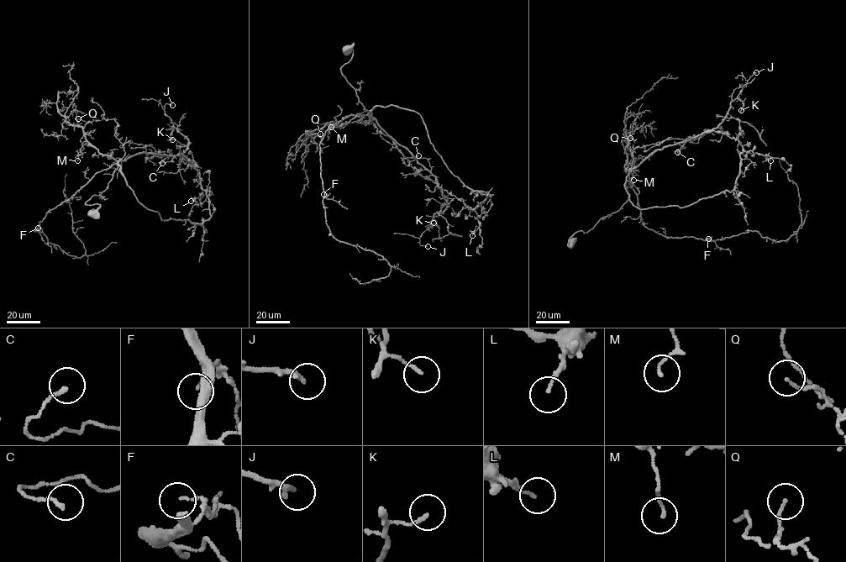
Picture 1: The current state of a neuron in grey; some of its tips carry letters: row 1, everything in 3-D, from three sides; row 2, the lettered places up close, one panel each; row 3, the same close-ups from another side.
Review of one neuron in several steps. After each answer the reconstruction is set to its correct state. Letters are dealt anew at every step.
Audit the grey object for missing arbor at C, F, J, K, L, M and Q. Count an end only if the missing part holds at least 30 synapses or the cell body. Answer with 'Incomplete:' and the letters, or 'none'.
Incomplete: none

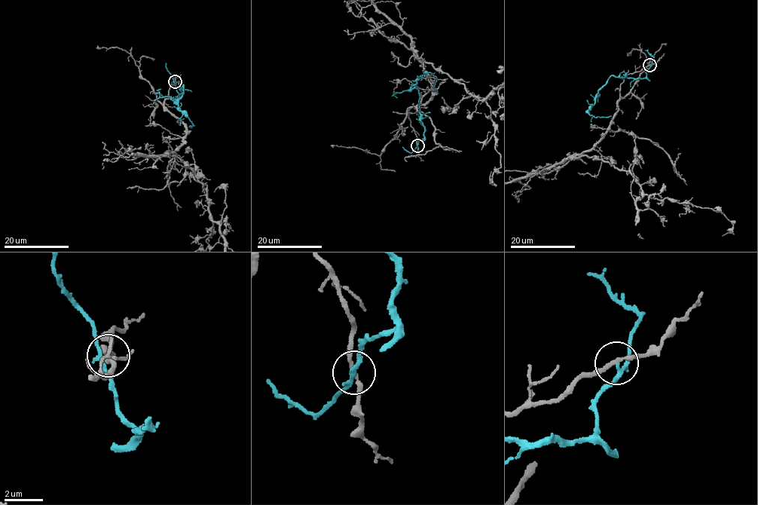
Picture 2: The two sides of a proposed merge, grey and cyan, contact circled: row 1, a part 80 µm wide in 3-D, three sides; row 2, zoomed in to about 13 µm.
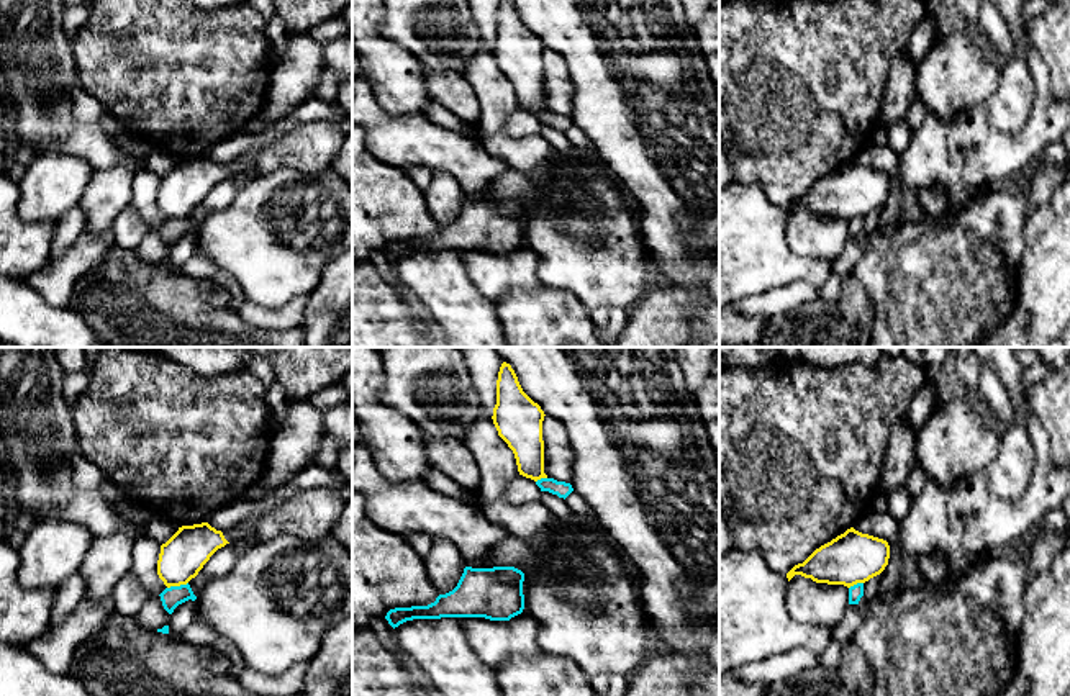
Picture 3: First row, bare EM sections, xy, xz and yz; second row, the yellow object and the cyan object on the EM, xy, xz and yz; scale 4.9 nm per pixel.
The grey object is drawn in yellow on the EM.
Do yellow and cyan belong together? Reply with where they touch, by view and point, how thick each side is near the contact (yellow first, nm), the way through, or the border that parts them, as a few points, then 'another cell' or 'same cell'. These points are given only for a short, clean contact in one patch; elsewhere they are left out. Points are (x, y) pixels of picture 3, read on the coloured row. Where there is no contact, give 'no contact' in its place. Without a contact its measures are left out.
meets yellow in xy at (177, 585); 220 nm thick on the yellow side, 100 nm on the other; border along xy (187, 582), (167, 588); another cell

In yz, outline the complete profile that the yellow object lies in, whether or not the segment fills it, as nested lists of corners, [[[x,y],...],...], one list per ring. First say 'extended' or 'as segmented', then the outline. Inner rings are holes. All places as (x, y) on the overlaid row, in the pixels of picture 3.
as segmented; [[[850,527],[831,542],[816,549],[803,563],[795,565],[787,573],[787,578],[790,581],[795,575],[801,575],[805,578],[811,578],[816,583],[844,585],[850,588],[880,575],[888,565],[888,558],[890,545],[886,540],[862,534]]]

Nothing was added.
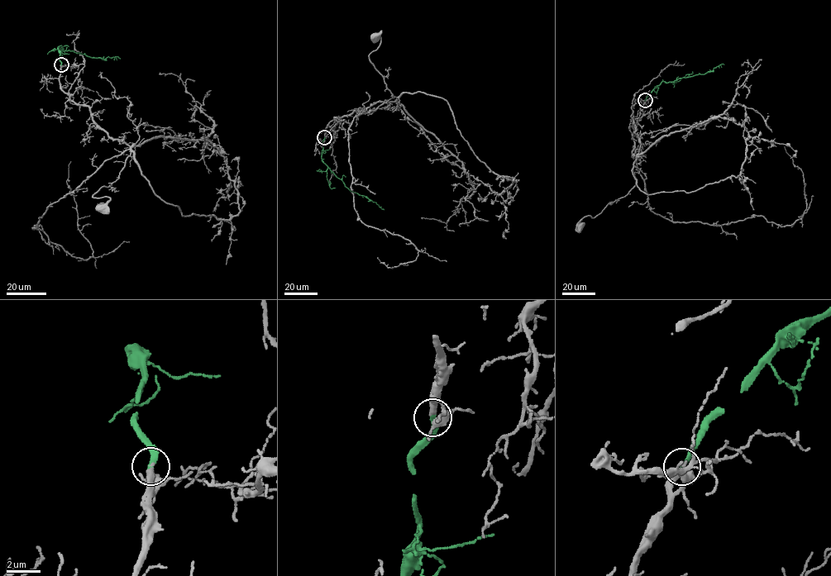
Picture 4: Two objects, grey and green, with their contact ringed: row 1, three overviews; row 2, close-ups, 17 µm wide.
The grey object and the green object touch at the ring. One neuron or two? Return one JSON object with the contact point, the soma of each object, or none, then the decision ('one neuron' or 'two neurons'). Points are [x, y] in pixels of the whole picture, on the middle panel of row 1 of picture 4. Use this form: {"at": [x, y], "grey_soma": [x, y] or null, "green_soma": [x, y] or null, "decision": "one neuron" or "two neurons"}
{"at": [324, 137], "grey_soma": [376, 36], "green_soma": null, "decision": "one neuron"}

